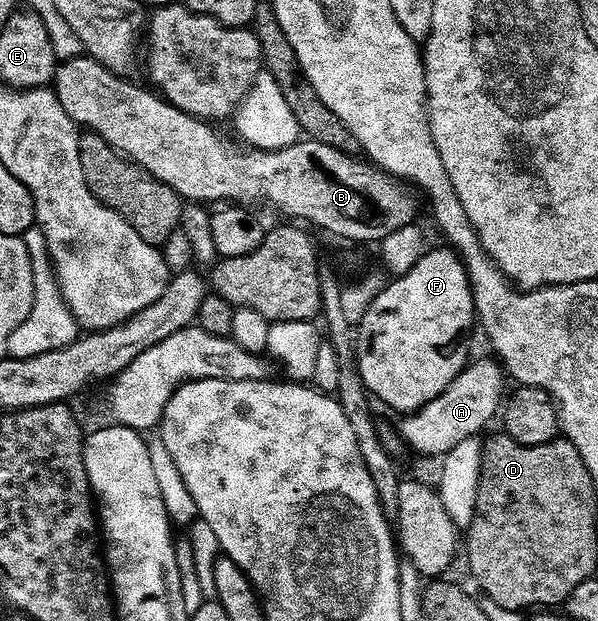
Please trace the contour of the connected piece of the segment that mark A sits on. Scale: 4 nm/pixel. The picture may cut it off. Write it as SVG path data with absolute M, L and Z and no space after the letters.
M496 358L470 362L461 376L435 401L402 418L405 420L401 423L401 435L406 445L421 455L452 456L455 445L463 445L463 441L478 438L482 434L480 431L496 415L498 418L507 395L505 379L507 372Z

